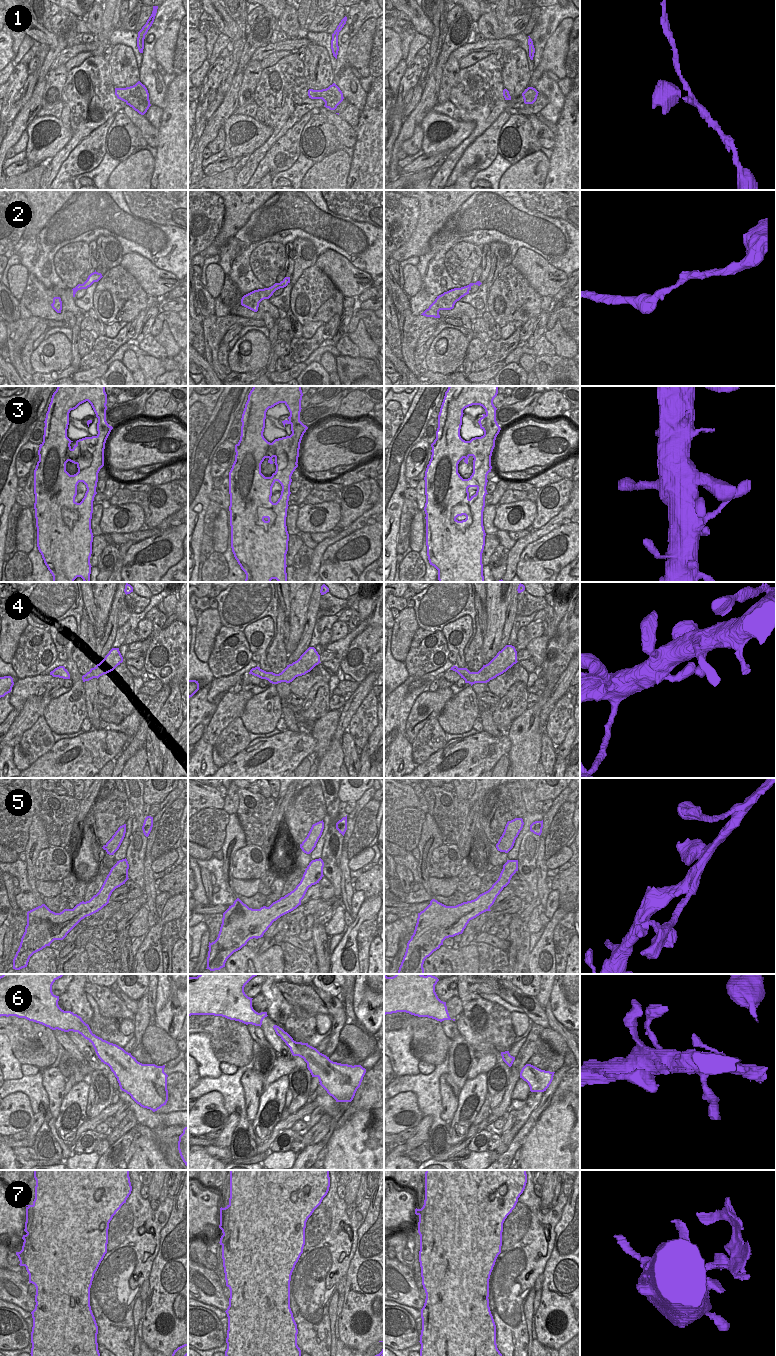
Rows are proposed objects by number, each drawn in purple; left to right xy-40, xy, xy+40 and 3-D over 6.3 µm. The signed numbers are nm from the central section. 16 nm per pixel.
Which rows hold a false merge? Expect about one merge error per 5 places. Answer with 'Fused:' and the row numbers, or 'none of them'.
Fused: none of them

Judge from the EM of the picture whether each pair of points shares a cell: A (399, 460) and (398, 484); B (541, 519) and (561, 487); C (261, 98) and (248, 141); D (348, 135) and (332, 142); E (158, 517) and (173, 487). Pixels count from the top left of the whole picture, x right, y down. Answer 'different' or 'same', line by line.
A: same
B: same
C: different
D: different
E: same

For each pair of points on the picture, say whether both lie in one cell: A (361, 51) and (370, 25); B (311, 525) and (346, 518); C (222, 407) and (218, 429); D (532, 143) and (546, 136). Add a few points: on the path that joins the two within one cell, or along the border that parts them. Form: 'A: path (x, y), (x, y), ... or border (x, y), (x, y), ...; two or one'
A: path (361, 45), (366, 31); one
B: border (340, 505), (340, 520), (336, 525); two
C: path (222, 412), (222, 417), (218, 424); one
D: border (528, 119), (542, 146); two

